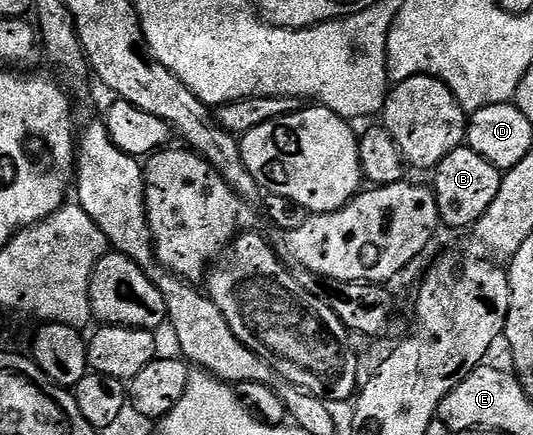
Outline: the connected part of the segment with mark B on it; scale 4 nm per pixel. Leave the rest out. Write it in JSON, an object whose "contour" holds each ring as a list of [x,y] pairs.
{"contour":[[[467,144],[457,146],[432,171],[431,189],[437,198],[439,216],[444,225],[449,225],[453,230],[461,230],[464,226],[472,227],[495,204],[495,196],[499,196],[502,171],[495,168],[479,152],[475,152]]]}

